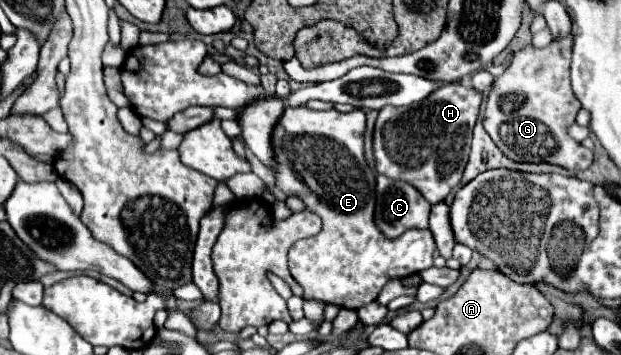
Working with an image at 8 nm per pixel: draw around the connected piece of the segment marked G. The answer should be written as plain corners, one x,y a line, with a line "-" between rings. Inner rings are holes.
567,34
561,40
549,42
545,48
535,48
533,44
525,46
519,50
511,62
511,66
501,74
495,82
493,88
487,96
487,108
485,108
485,118
483,126
491,140
497,144
497,148
511,160
515,162
549,162
557,164
565,170
587,170
593,162
593,150
581,146
575,142
569,134
567,128
575,124
575,116
581,108
581,102
571,90
569,84
569,64
571,64
571,50
573,50
573,38

